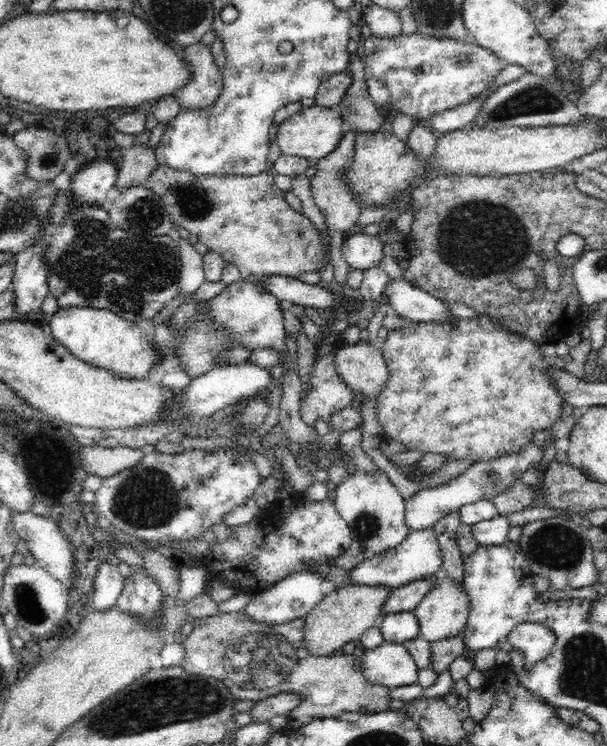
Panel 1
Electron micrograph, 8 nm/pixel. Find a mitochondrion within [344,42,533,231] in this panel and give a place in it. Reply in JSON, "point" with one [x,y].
{"point":[460,58]}

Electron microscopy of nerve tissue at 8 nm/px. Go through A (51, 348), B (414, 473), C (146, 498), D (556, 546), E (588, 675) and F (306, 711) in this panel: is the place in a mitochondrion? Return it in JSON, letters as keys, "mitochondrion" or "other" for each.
{"A":"other","B":"other","C":"mitochondrion","D":"mitochondrion","E":"mitochondrion","F":"other"}

